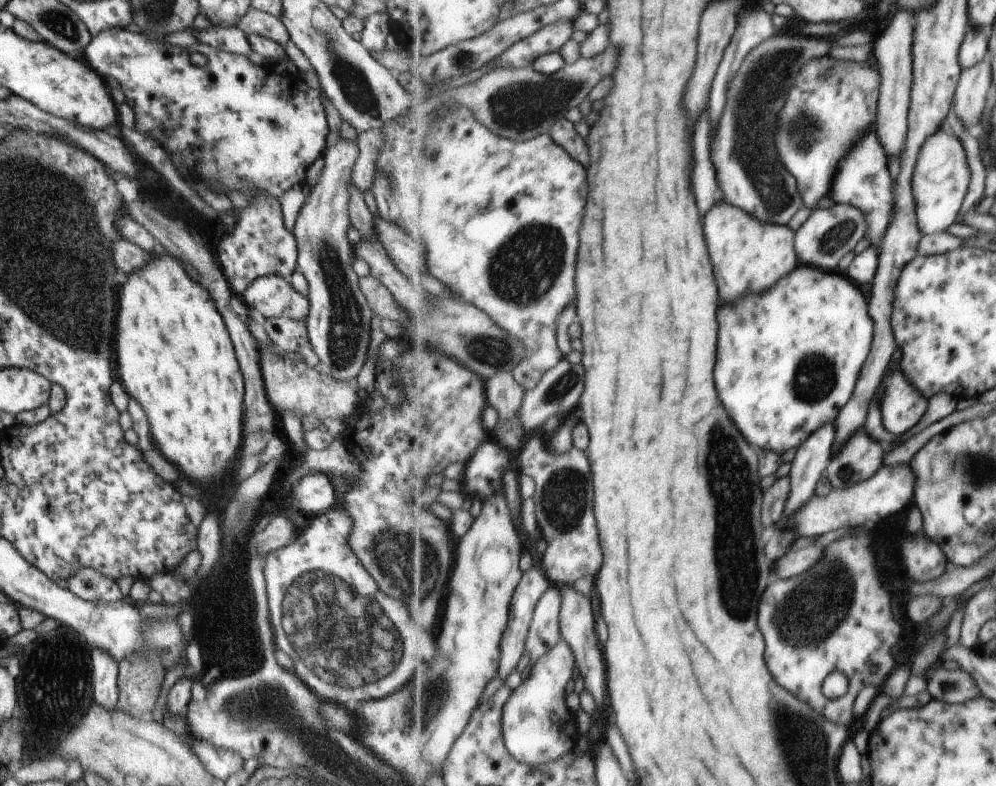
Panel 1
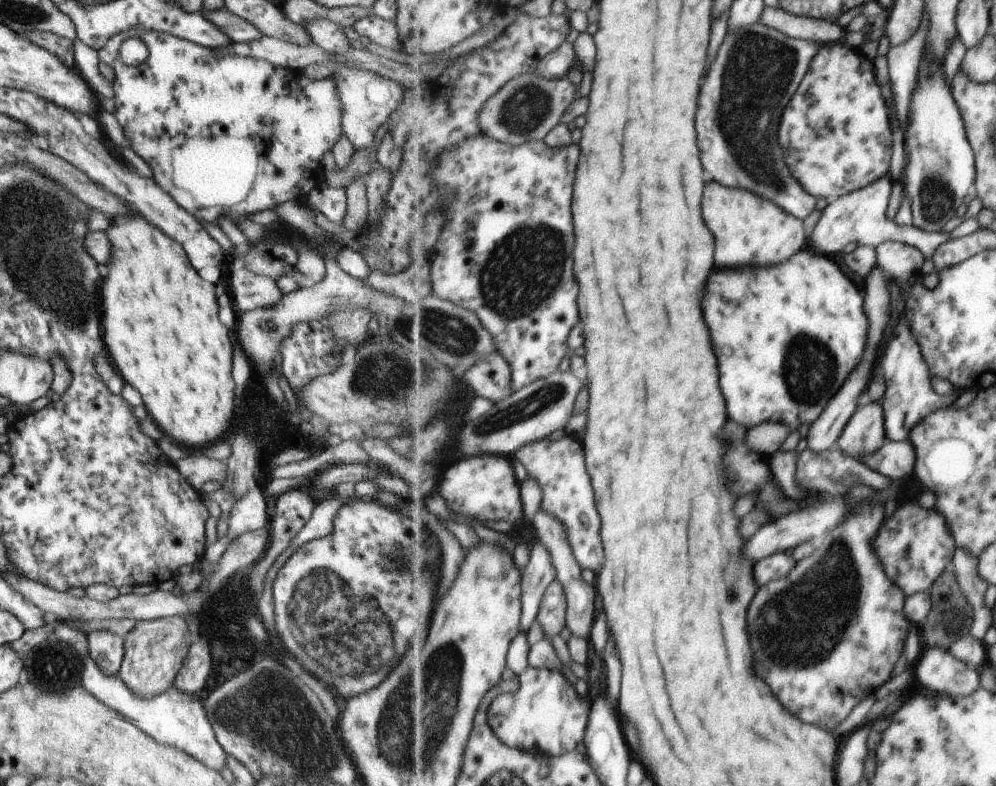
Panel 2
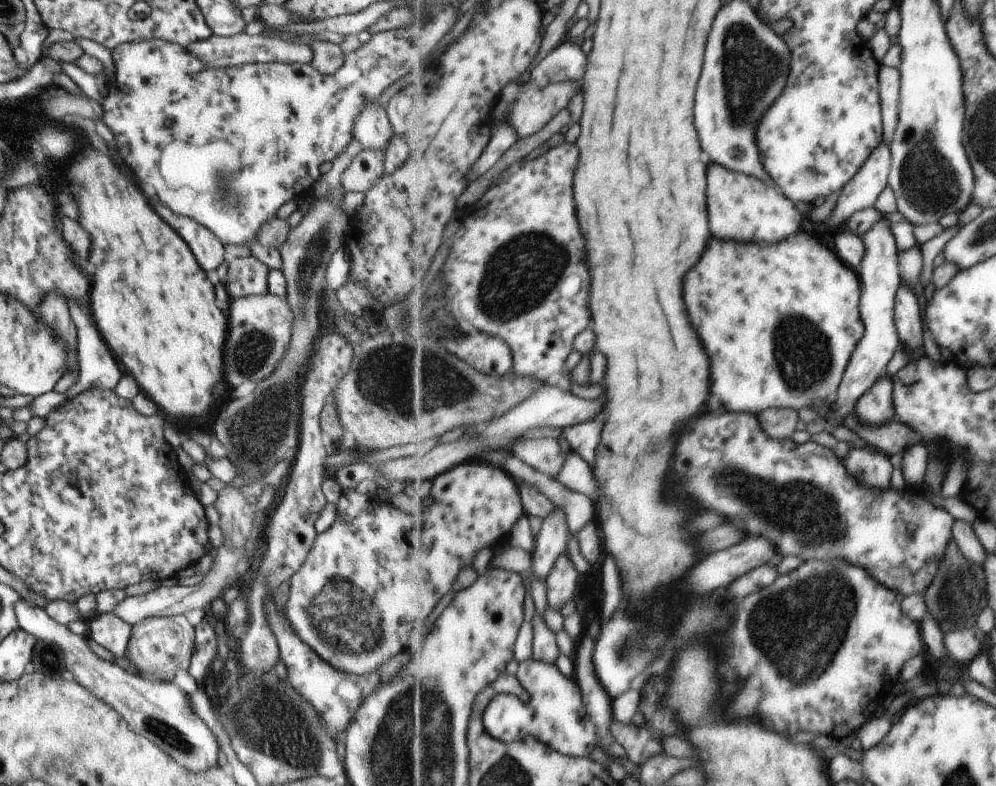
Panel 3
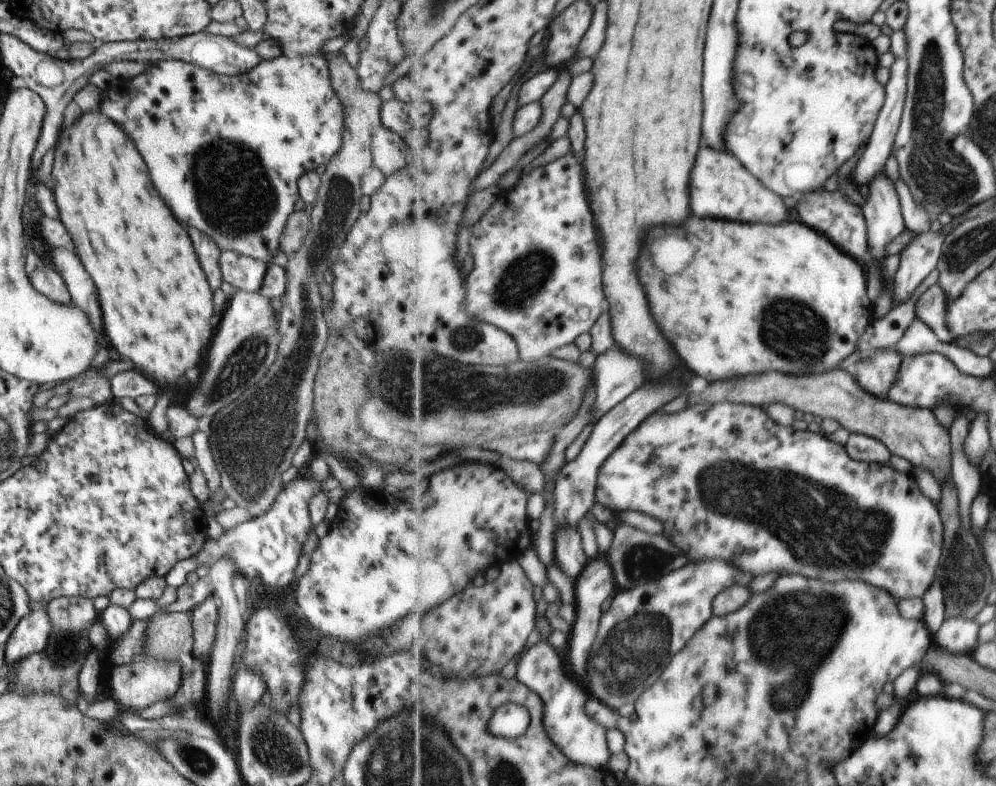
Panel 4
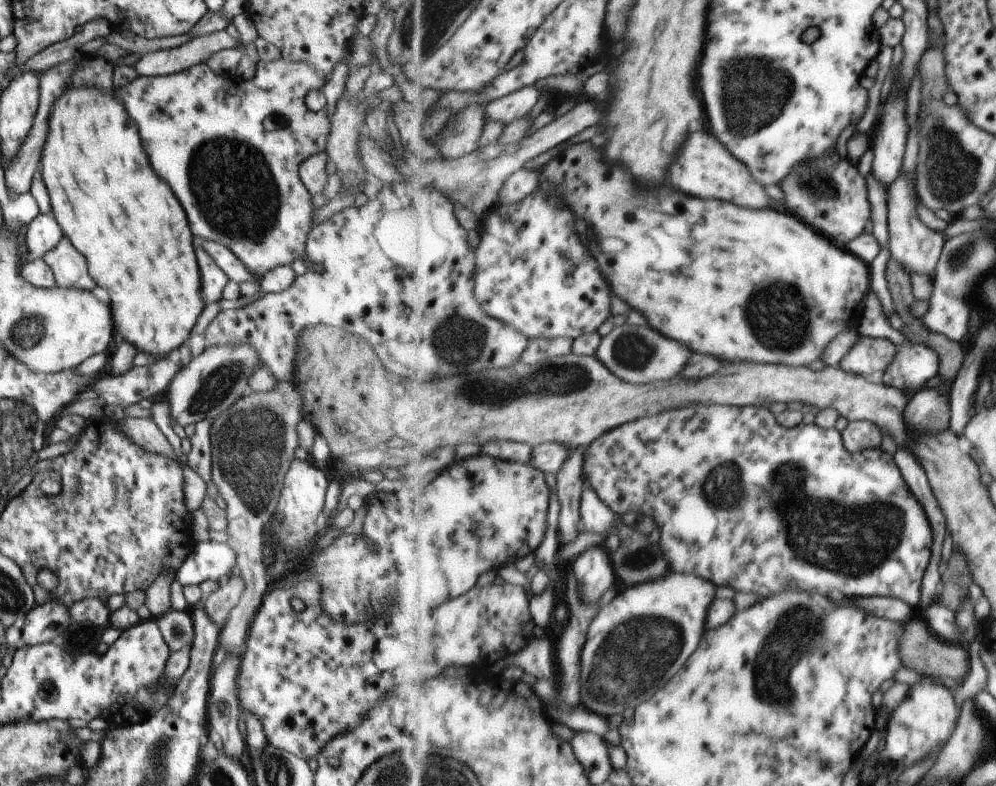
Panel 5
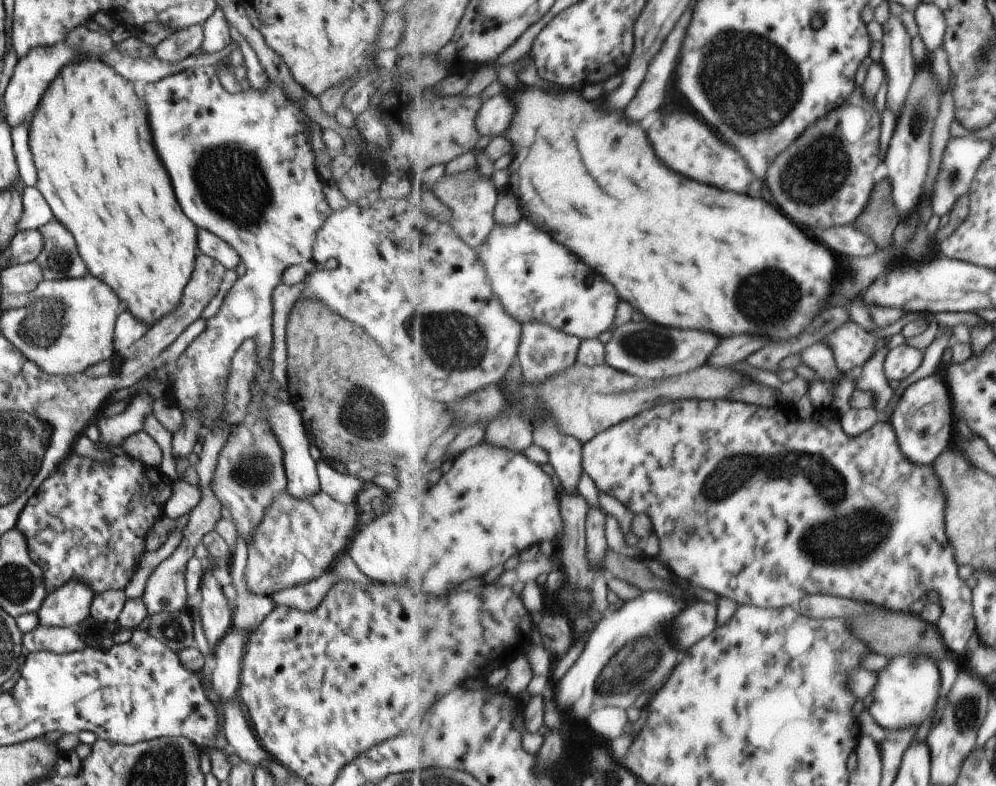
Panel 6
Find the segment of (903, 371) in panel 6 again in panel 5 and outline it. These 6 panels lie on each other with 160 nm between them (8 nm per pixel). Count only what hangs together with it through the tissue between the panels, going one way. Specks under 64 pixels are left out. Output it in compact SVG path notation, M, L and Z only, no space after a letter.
M907 342L899 346L896 357L880 379L890 387L901 390L917 390L914 391L914 395L921 390L919 388L923 388L923 386L925 386L931 378L935 378L937 374L939 374L939 356L937 356L937 352L921 342L916 342L915 344Z

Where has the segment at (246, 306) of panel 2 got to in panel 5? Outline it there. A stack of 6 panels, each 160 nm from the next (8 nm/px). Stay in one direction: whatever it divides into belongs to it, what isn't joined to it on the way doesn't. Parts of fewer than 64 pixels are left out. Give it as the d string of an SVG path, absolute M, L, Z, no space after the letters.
M201 241L201 248L214 260L214 263L227 275L228 280L237 284L243 281L257 282L257 278L250 273L241 261L221 243L217 241Z

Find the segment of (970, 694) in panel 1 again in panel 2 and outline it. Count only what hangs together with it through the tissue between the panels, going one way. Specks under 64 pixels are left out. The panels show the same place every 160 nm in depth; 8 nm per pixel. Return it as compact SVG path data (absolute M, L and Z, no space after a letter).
M928 647L929 650L921 656L919 664L915 668L915 680L917 684L933 690L933 692L945 692L949 697L967 696L973 694L980 687L980 672L973 666L967 666L965 662L957 660L957 657L943 647Z

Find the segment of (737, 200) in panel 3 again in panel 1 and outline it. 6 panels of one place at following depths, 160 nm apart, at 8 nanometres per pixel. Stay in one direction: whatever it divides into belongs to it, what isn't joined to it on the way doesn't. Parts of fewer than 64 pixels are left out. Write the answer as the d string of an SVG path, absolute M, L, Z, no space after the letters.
M719 197L705 218L705 234L721 286L721 300L725 302L733 302L751 292L763 292L801 264L795 246L796 232L788 225L763 222L723 197Z

